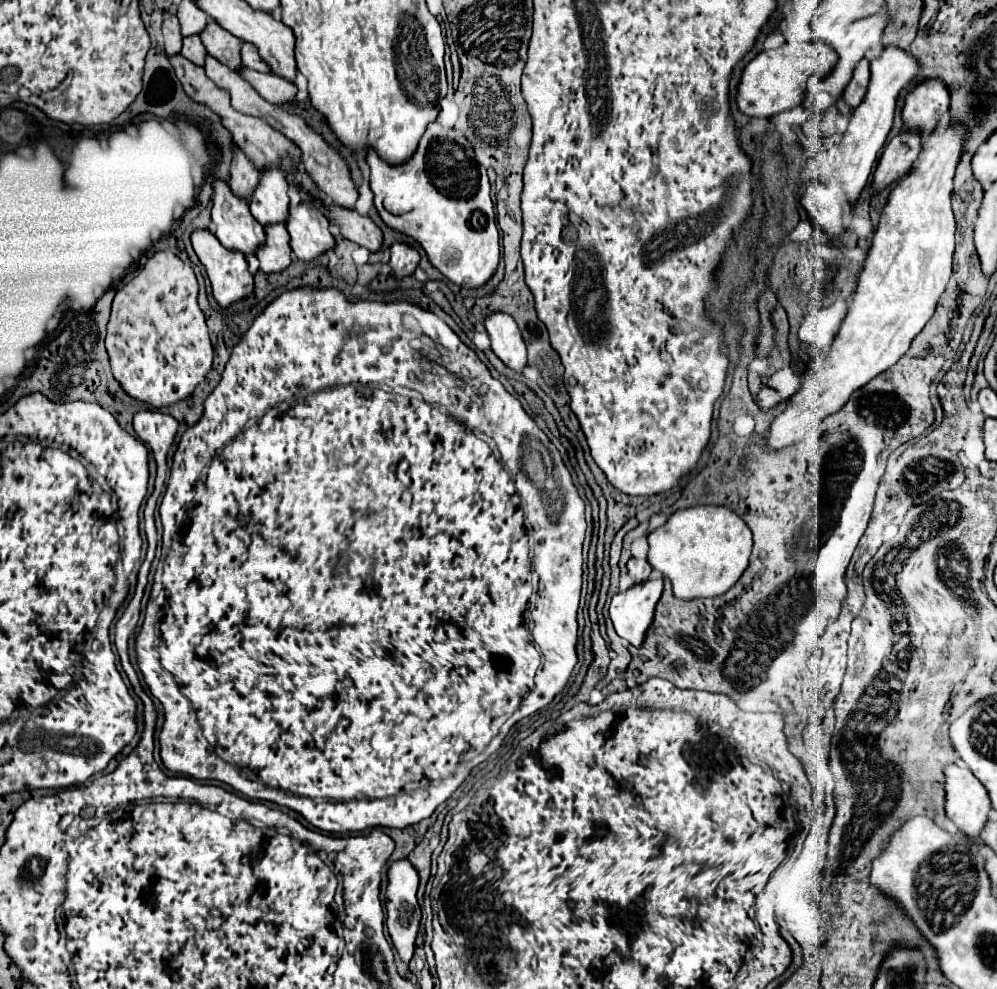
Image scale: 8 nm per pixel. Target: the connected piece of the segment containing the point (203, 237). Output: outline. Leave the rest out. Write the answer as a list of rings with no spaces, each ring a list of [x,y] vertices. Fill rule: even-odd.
[[[195,230],[191,234],[191,242],[193,242],[193,250],[195,254],[199,256],[201,264],[205,266],[207,270],[207,276],[211,280],[211,290],[213,290],[213,296],[217,300],[217,304],[221,308],[227,308],[239,300],[245,300],[247,296],[253,294],[253,276],[249,274],[247,270],[247,260],[241,252],[233,252],[233,250],[227,250],[209,230]]]

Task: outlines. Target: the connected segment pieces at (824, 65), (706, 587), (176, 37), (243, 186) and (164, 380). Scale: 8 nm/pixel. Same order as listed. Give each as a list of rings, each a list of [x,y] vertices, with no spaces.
[[[787,42],[781,48],[763,50],[743,70],[737,92],[739,110],[747,116],[771,118],[779,112],[803,104],[807,80],[815,74],[821,78],[827,76],[829,70],[835,68],[837,60],[839,56],[835,56],[835,50],[831,50],[831,46],[821,46],[815,42]]]
[[[693,506],[677,510],[649,536],[649,564],[671,580],[679,600],[713,598],[725,594],[745,572],[753,538],[747,524],[725,506]]]
[[[167,14],[163,18],[161,30],[163,30],[163,38],[165,38],[165,52],[167,52],[167,56],[177,54],[181,50],[181,40],[183,40],[181,30],[179,30],[179,22],[177,22],[177,16]]]
[[[237,150],[233,154],[233,162],[231,162],[231,180],[229,180],[229,186],[233,190],[233,194],[237,198],[243,198],[243,200],[249,200],[249,196],[255,192],[255,186],[259,182],[261,174],[259,170],[247,160],[247,156]]]
[[[171,250],[155,252],[139,276],[135,276],[123,286],[123,290],[115,294],[105,346],[109,352],[113,376],[121,382],[123,390],[131,398],[145,400],[155,408],[185,400],[207,378],[213,364],[213,346],[207,332],[205,314],[197,302],[197,278],[193,268],[181,262]]]

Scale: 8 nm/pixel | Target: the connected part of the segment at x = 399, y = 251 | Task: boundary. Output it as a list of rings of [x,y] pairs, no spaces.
[[[393,244],[389,266],[391,266],[391,276],[393,278],[397,278],[397,280],[407,278],[419,266],[419,252],[409,248],[407,244]]]

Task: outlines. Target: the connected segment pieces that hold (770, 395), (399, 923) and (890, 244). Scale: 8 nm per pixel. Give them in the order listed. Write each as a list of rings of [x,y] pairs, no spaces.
[[[763,386],[761,392],[759,392],[759,396],[757,396],[757,404],[759,404],[763,410],[773,408],[775,404],[779,404],[779,400],[781,400],[779,392],[773,390],[773,388],[769,388],[769,386]]]
[[[399,860],[393,862],[389,866],[389,884],[387,884],[387,892],[385,892],[385,926],[389,930],[389,936],[393,940],[393,946],[399,954],[399,958],[409,964],[415,952],[415,936],[419,930],[419,920],[421,920],[421,910],[417,904],[417,886],[419,886],[419,874],[413,868],[413,864],[409,860]]]
[[[951,122],[937,126],[935,132],[927,136],[927,144],[909,176],[901,178],[891,190],[847,316],[827,354],[811,348],[811,360],[817,366],[809,370],[799,390],[791,396],[789,408],[773,420],[767,436],[771,448],[799,442],[807,432],[817,428],[825,416],[837,412],[853,390],[891,368],[933,316],[951,276],[951,256],[955,248],[951,190],[963,140],[967,140],[967,128],[959,128]]]

